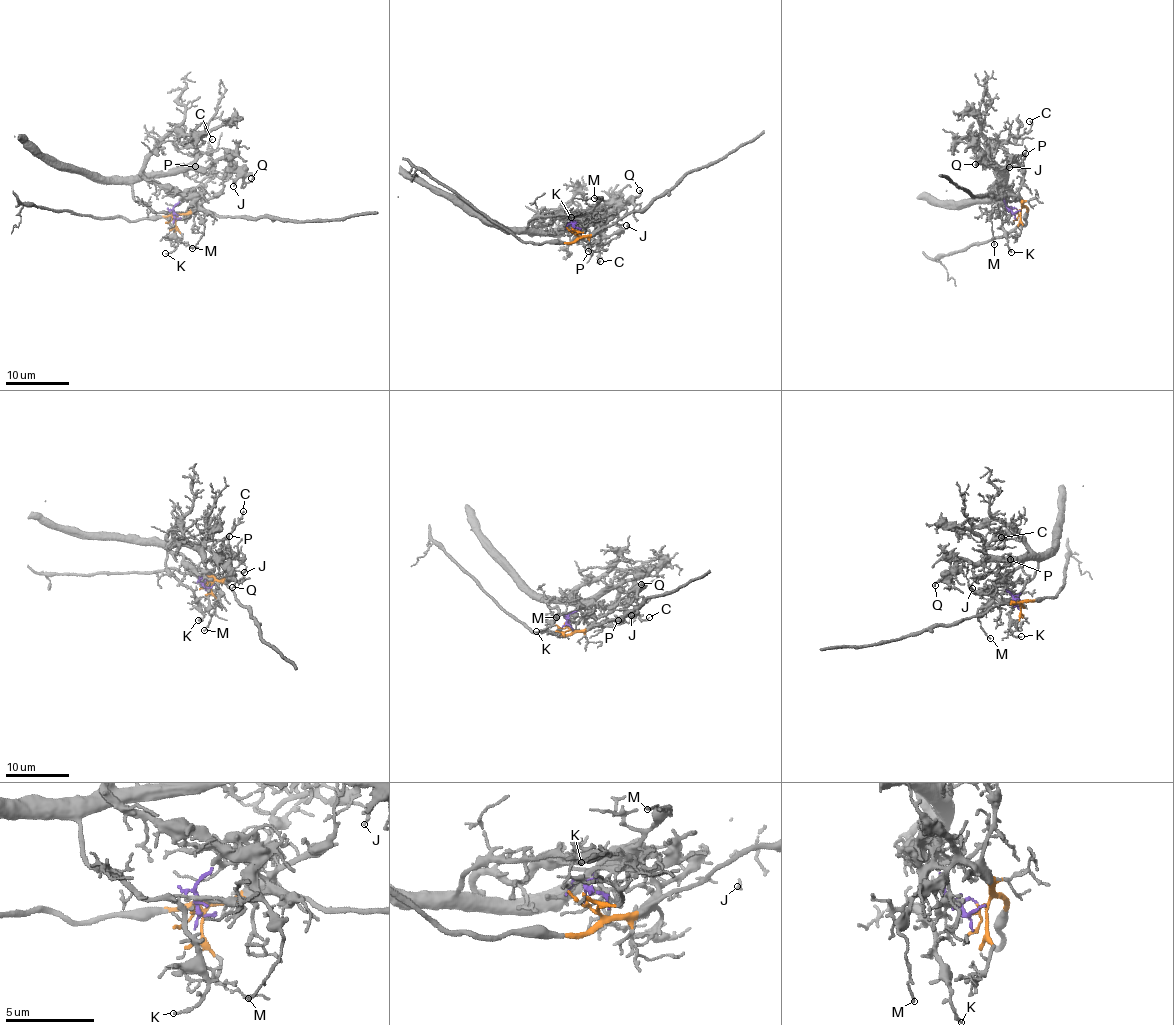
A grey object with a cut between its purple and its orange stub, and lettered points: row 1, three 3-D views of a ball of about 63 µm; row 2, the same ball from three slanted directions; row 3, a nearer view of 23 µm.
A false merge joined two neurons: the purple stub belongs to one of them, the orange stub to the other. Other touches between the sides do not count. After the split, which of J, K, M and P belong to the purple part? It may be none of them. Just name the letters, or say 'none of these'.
K

